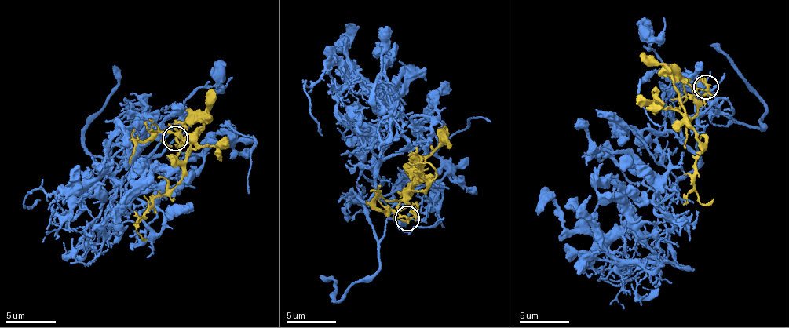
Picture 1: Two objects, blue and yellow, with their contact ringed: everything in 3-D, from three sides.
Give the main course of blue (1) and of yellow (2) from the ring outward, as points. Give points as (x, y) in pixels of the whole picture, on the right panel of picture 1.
1: (705, 86), (729, 118), (683, 121), (699, 168), (666, 258), (537, 215)
2: (705, 86), (673, 76), (671, 82), (699, 154), (693, 179), (697, 194), (706, 205), (714, 198)

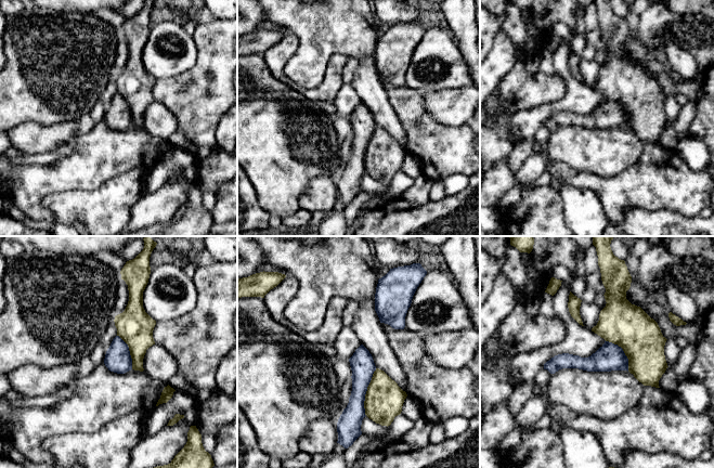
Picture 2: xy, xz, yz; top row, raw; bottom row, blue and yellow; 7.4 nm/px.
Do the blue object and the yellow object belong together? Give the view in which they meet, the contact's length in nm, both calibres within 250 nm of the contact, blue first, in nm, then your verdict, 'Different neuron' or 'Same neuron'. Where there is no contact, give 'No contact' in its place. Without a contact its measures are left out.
Touches blue in xz. Shared border 360 nm. Thickness 180 nm (blue) against 280 nm. Same neuron

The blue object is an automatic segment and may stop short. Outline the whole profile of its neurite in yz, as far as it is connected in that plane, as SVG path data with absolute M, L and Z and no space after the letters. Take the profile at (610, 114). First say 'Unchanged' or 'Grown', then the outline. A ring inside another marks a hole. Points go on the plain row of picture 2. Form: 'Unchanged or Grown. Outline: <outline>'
Grown. Outline: M593 0L607 61L592 89L603 95L605 101L588 115L555 113L544 121L544 127L550 131L562 126L627 128L644 143L660 145L659 138L668 125L664 113L667 96L653 76L626 56L632 34L625 18L613 12L610 1Z

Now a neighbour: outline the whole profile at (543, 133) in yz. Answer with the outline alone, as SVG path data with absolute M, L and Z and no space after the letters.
M541 127L537 132L535 133L535 140L542 145L545 145L546 141L550 135L550 130L547 127Z

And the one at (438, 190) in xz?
M442 181L433 182L430 190L430 200L438 200L445 197L445 186Z

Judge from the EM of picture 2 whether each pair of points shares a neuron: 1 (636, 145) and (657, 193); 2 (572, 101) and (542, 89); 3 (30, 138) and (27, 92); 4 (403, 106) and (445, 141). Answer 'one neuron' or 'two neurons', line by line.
1: two neurons
2: two neurons
3: two neurons
4: one neuron

